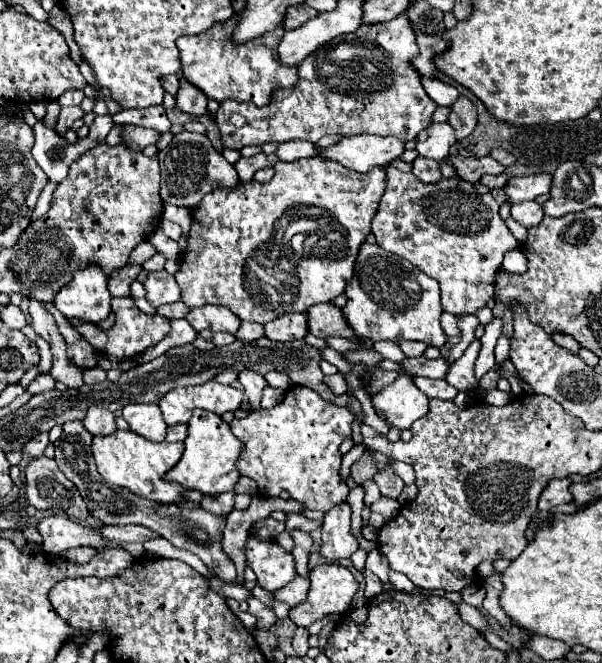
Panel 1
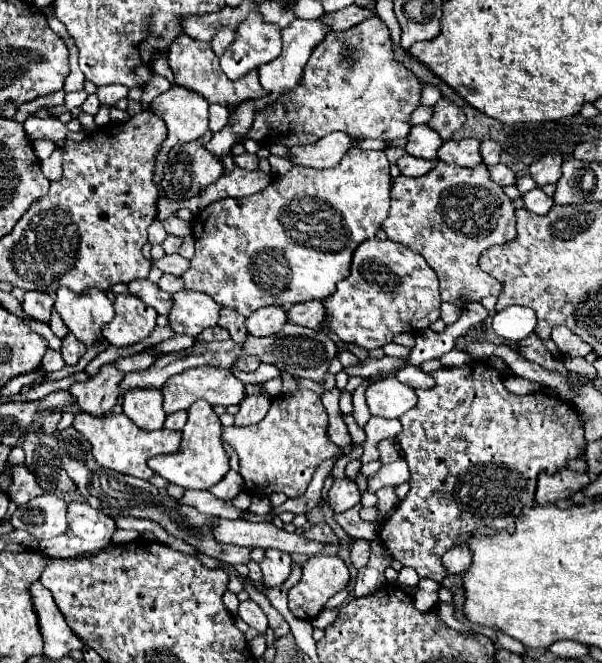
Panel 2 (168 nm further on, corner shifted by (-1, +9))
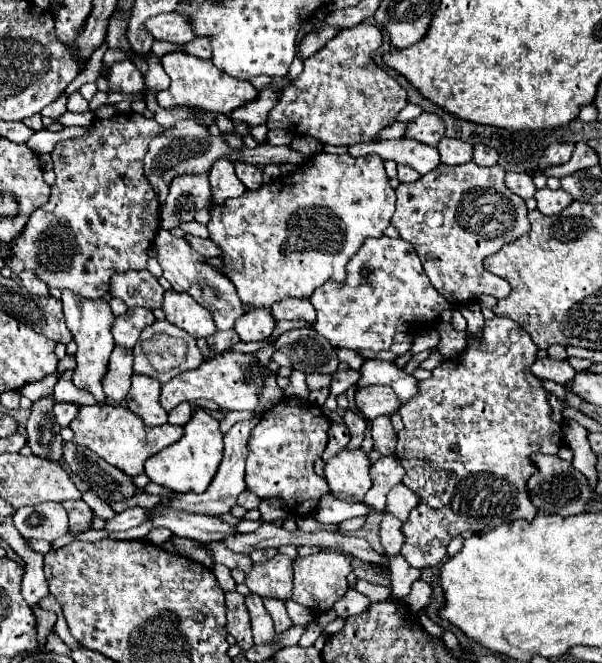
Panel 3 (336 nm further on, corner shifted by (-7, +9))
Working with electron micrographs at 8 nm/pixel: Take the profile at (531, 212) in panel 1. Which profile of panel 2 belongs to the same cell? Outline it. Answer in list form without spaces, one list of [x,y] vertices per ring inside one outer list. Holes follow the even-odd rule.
[[[539,187],[527,191],[523,195],[523,201],[525,201],[525,209],[531,213],[537,213],[537,215],[545,215],[553,207],[553,199],[547,197]]]

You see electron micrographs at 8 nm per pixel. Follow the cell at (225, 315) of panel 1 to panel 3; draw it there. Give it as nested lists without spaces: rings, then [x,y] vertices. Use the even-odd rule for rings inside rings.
[[[173,289],[165,291],[161,309],[169,323],[187,331],[195,339],[209,337],[211,333],[217,331],[211,313],[205,307],[197,305],[195,299],[187,293],[177,293]]]

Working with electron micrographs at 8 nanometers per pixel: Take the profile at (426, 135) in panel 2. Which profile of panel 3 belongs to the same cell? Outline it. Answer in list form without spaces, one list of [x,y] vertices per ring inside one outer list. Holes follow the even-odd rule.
[[[393,139],[375,143],[357,143],[349,147],[349,155],[363,157],[377,153],[381,159],[393,159],[395,163],[413,167],[419,175],[433,171],[439,165],[439,151],[413,139]]]

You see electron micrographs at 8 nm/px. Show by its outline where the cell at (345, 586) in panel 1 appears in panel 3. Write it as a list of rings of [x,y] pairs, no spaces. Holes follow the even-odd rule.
[[[319,551],[315,555],[307,557],[295,557],[293,559],[293,601],[305,605],[313,613],[325,613],[333,607],[337,599],[341,599],[349,585],[347,575],[351,573],[349,557],[339,551]]]

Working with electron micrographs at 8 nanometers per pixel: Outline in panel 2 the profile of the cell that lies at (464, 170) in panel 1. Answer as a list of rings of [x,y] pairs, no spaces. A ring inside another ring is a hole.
[[[461,139],[461,141],[445,141],[439,149],[439,159],[445,163],[453,163],[459,167],[473,167],[483,163],[479,153],[479,141],[477,139]]]

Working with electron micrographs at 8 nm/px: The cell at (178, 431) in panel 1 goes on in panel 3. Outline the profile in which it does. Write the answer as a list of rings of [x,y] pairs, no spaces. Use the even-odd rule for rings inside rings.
[[[183,401],[175,409],[169,411],[169,423],[185,425],[189,419],[191,419],[191,405],[189,405],[189,401]]]

